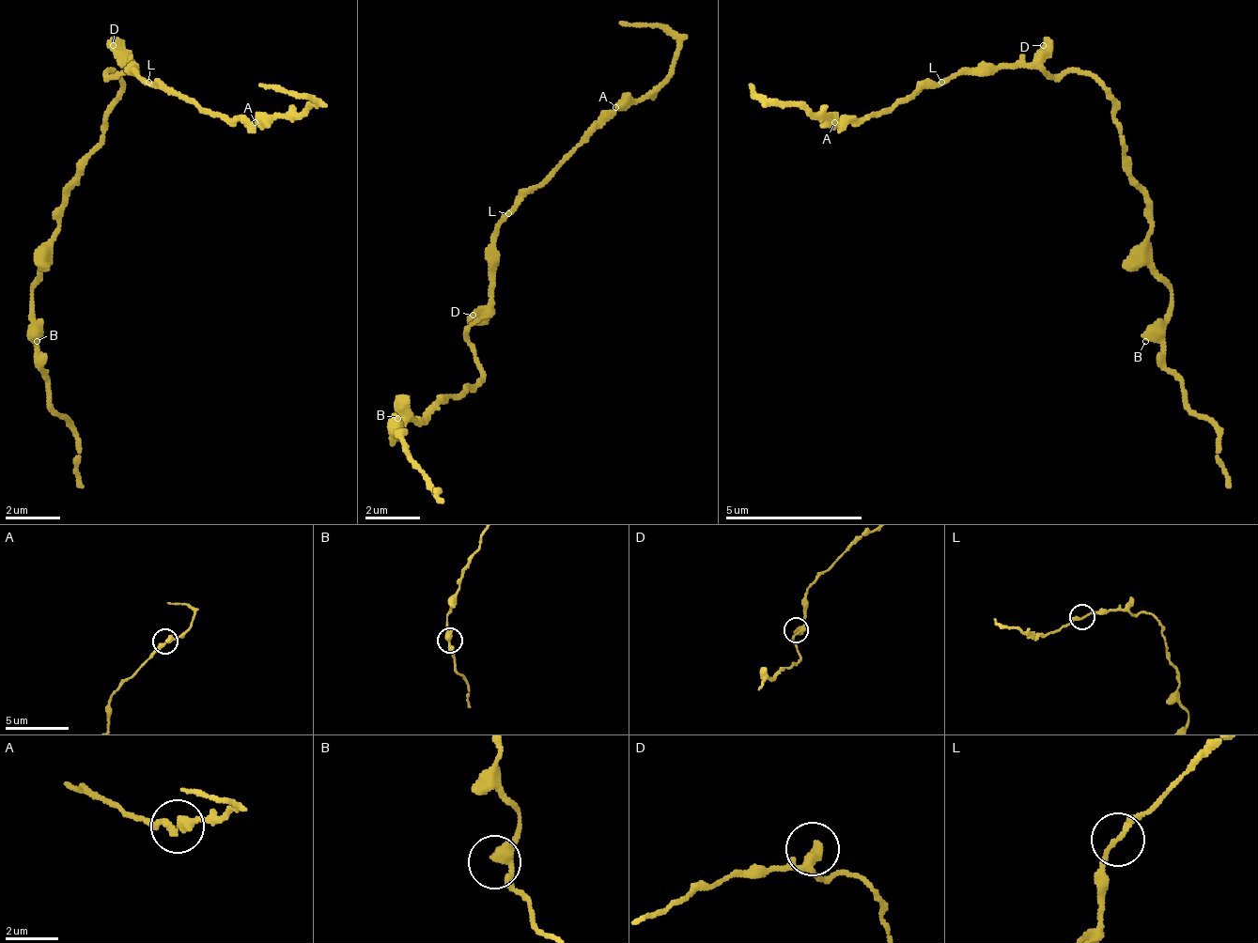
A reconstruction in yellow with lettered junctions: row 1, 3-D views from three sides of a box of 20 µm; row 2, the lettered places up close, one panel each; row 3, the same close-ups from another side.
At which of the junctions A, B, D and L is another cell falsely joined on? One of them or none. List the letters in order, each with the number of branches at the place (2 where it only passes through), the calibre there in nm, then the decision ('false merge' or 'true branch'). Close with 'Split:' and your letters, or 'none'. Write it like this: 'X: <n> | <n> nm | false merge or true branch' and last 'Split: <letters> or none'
A: 2 | 320 nm | true branch
B: 2 | 360 nm | true branch
D: 2 | 360 nm | true branch
L: 2 | 180 nm | true branch
Split: none

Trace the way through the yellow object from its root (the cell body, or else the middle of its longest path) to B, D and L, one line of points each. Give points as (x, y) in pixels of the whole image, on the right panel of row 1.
B: (1091, 80), (1105, 93), (1132, 162), (1132, 176), (1145, 190), (1145, 265), (1173, 292), (1173, 313), (1145, 341)
D: (1091, 80), (1084, 72), (1049, 72), (1043, 66), (1043, 45)
L: (1091, 80), (1084, 72), (1049, 72), (1043, 66), (960, 66), (946, 80), (939, 80)

